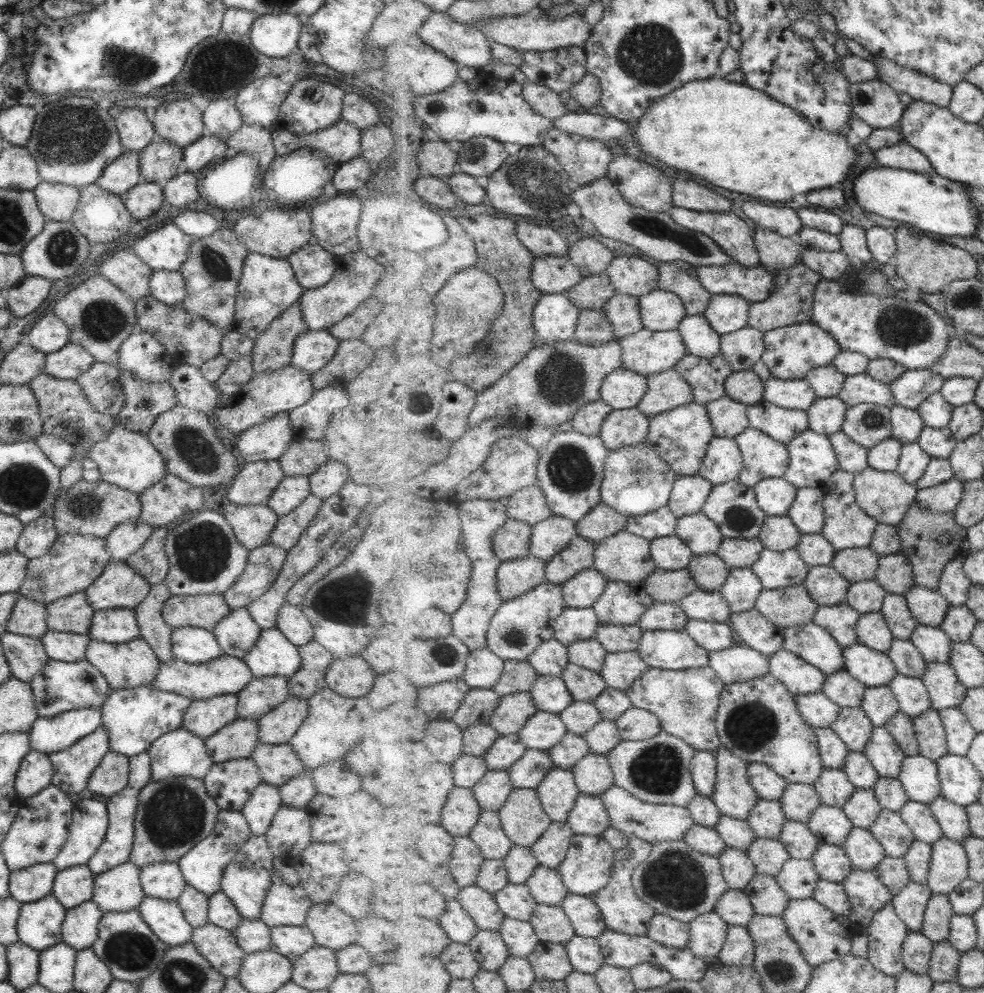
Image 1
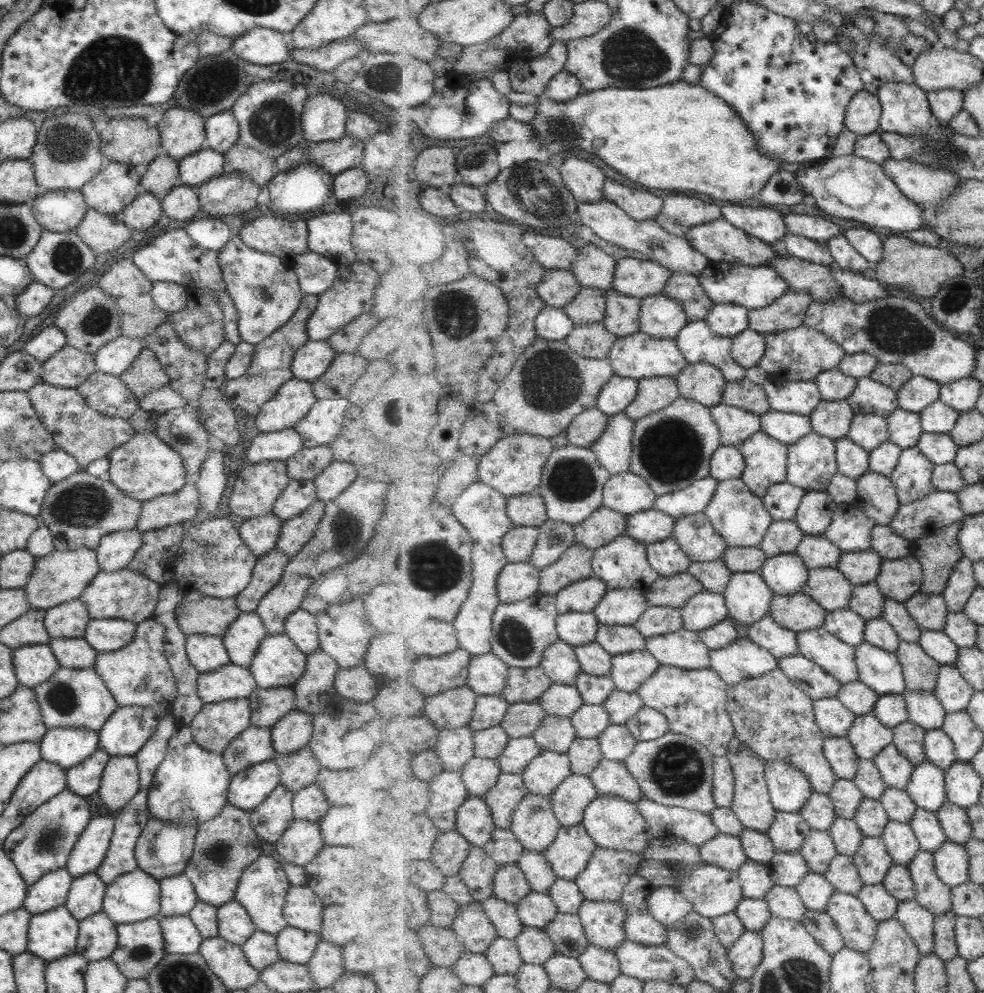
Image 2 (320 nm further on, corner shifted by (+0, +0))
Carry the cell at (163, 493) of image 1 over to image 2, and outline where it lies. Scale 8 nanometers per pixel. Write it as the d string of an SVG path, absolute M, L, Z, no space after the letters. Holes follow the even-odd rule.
M185 482L185 485L173 494L144 501L136 529L142 533L174 524L188 525L199 518L199 494L195 484Z

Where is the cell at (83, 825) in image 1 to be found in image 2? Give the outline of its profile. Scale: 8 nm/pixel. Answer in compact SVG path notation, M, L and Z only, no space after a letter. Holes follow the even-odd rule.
M111 815L91 817L68 856L65 870L72 876L94 873L109 848L114 820Z

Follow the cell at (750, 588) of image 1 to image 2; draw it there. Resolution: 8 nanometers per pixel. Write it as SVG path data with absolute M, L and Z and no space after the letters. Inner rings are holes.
M737 572L722 595L728 604L728 618L752 625L770 614L775 592L759 572Z

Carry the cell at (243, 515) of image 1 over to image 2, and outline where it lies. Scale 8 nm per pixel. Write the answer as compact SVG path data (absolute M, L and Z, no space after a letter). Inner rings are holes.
M272 513L245 520L238 535L249 552L257 559L276 545L282 521Z

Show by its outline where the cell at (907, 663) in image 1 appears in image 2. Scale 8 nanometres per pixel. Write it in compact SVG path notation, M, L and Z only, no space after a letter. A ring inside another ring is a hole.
M902 641L896 653L903 665L907 689L935 692L942 664L929 656L919 643Z

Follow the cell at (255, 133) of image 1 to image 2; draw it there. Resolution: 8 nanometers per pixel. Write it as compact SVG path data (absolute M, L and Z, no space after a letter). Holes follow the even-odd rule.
M235 142L223 155L227 171L245 174L258 188L267 184L275 175L272 158L239 142Z

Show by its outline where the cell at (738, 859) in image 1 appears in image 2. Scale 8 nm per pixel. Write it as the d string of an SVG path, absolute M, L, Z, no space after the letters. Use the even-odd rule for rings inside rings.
M751 859L740 868L738 875L745 897L764 899L774 885L767 865Z

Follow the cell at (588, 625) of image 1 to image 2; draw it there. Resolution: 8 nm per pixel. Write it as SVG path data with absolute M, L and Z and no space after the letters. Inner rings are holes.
M571 611L560 614L556 625L560 639L576 648L596 641L600 623L594 612Z

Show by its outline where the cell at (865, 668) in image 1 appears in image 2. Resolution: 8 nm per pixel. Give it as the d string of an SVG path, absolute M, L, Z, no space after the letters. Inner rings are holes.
M865 641L856 647L856 663L860 681L868 684L880 695L901 695L907 690L903 665L896 652L886 651Z

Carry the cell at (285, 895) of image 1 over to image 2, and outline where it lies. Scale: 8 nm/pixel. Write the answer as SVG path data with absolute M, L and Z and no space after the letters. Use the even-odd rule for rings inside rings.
M306 884L290 885L281 916L287 926L319 936L323 908L321 899Z

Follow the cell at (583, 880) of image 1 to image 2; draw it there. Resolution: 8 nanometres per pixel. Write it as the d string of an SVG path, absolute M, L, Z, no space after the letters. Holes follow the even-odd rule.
M598 846L585 872L582 872L576 878L575 882L579 885L580 891L584 893L584 897L587 900L621 901L625 885L638 872L642 859L643 856L641 853L635 853L625 849L613 850Z

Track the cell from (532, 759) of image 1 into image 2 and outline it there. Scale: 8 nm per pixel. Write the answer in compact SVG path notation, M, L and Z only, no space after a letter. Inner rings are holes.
M543 751L522 772L529 792L552 798L557 787L573 774L568 753Z

